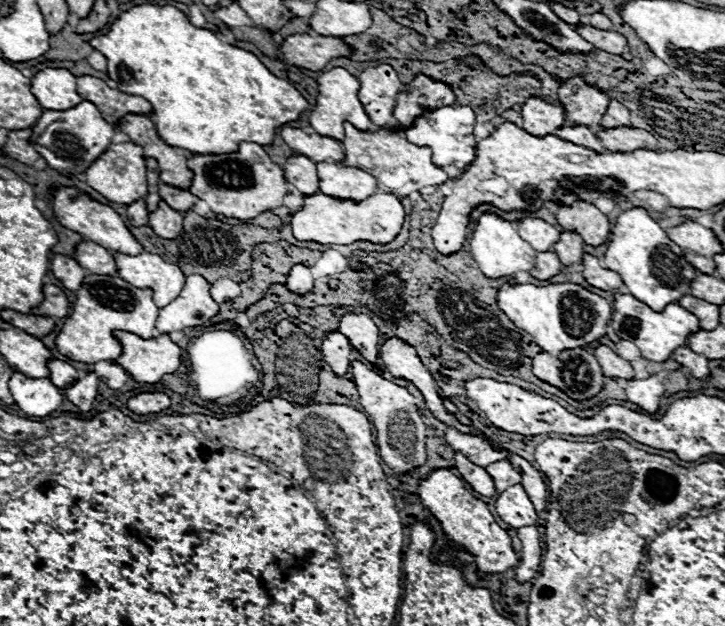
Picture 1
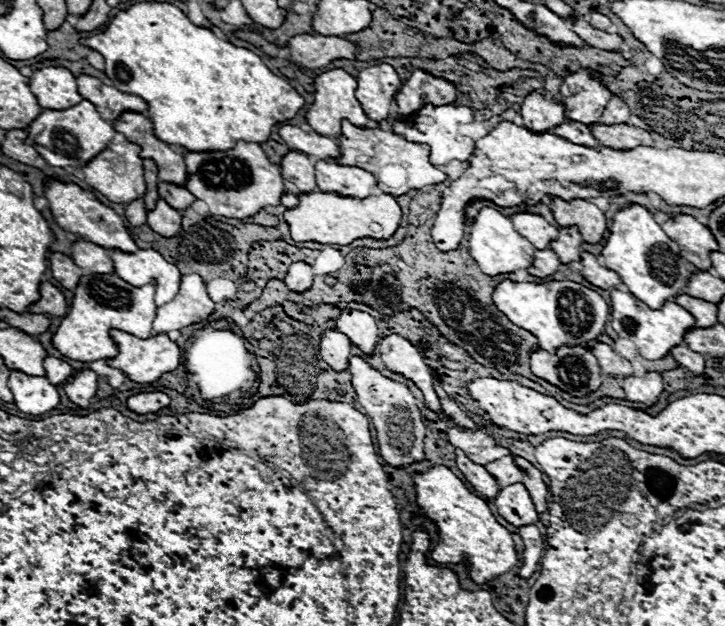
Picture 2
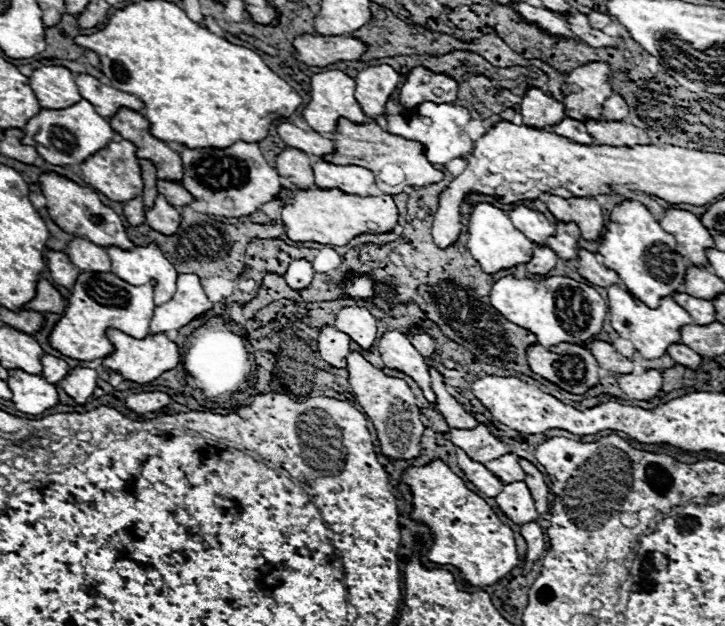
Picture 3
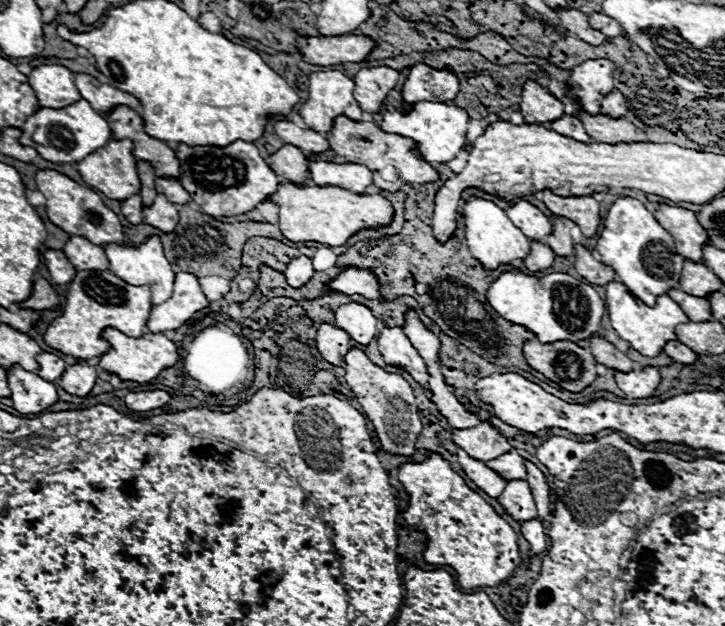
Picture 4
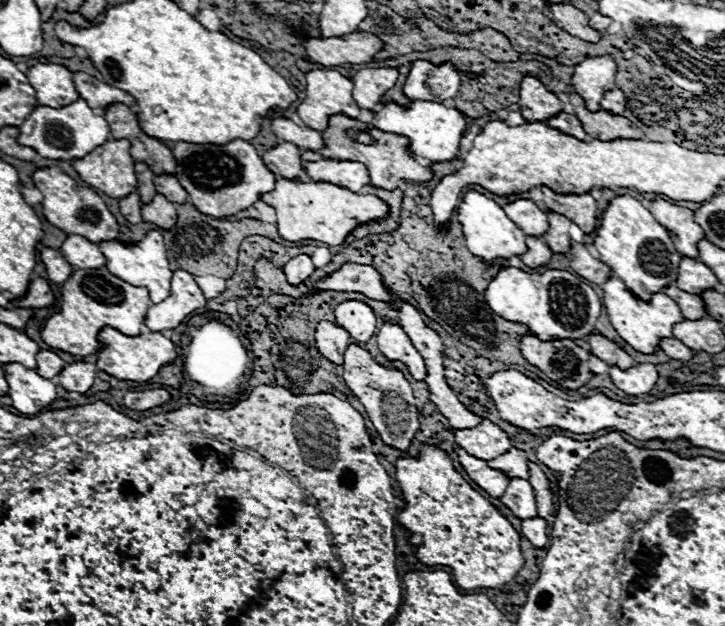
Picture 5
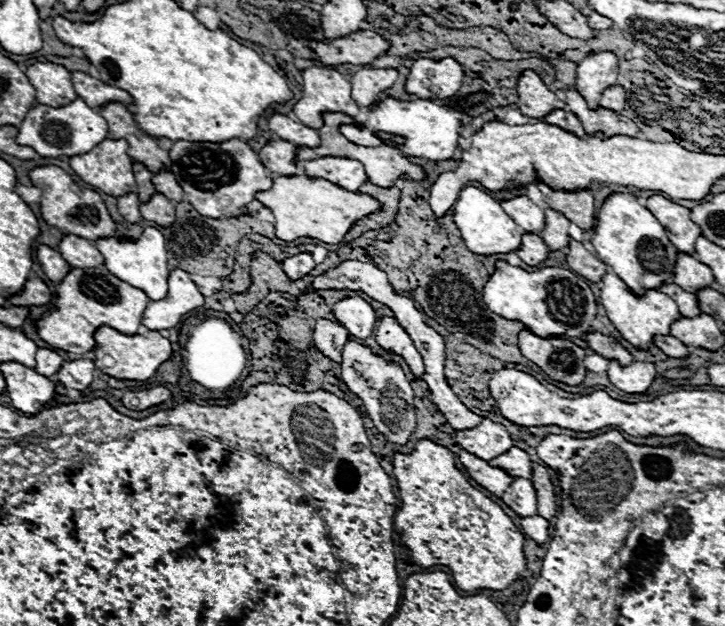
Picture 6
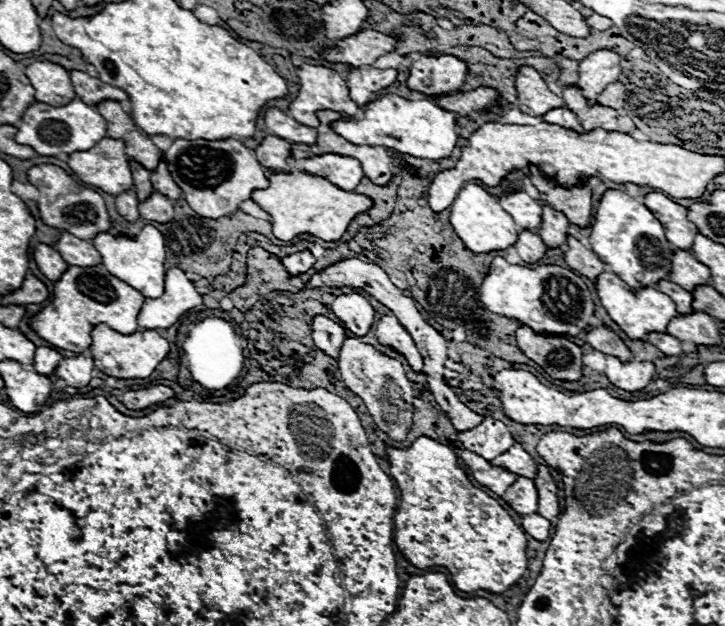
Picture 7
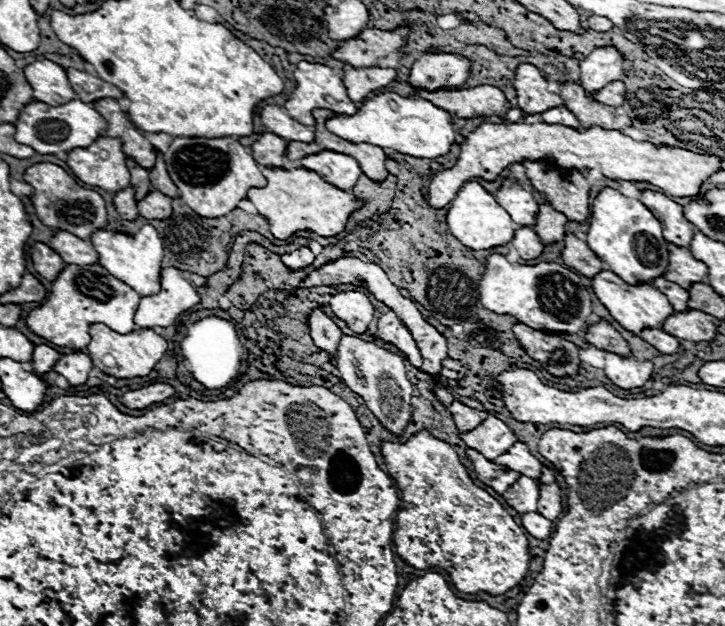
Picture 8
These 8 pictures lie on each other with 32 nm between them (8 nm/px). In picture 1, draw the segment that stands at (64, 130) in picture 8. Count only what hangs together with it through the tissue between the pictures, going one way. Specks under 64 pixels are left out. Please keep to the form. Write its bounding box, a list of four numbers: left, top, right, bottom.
[30,100,116,172]

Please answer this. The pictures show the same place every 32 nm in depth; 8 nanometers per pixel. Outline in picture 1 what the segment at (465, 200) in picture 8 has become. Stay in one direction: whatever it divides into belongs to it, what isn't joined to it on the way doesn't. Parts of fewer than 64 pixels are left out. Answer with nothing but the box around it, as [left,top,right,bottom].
[470,212,536,278]

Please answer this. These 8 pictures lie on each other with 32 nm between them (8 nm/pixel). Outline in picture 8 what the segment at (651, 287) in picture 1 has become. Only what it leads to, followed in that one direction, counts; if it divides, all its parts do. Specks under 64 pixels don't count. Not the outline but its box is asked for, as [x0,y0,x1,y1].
[586,188,668,284]

